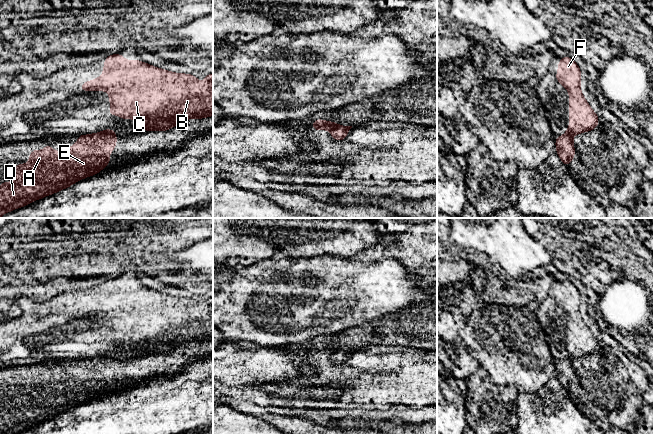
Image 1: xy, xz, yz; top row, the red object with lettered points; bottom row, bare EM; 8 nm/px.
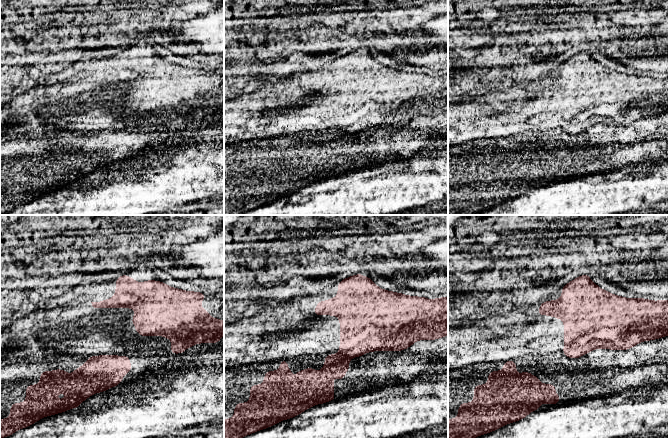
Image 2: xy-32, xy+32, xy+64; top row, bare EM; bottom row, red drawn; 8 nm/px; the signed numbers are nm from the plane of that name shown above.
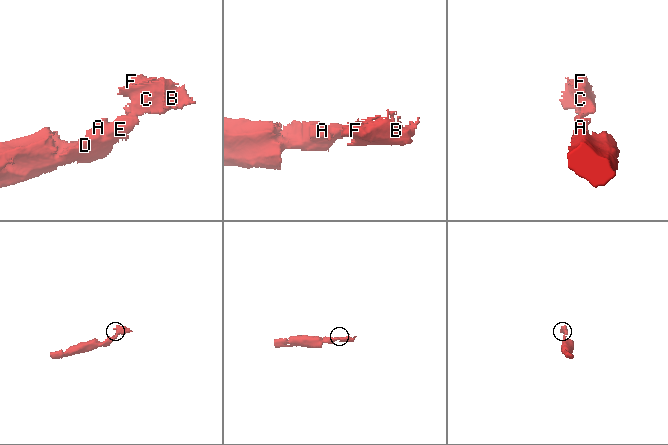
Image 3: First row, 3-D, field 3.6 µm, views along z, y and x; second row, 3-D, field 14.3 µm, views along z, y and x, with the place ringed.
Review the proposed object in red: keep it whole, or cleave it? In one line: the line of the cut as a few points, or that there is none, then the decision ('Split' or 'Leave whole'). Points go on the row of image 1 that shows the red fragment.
Split along xy (101, 132), (116, 136). Split

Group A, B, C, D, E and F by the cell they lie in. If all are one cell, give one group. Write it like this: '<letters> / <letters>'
A D E / B C F

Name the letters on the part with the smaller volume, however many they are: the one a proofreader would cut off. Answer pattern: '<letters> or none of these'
B, C, F

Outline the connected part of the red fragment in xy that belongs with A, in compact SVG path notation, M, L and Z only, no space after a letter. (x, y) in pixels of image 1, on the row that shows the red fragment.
M93 133L79 135L78 141L59 154L48 143L44 150L32 150L28 164L15 165L15 181L0 185L0 217L12 210L24 207L35 200L70 187L81 179L98 174L110 161L110 152L115 149L116 135Z

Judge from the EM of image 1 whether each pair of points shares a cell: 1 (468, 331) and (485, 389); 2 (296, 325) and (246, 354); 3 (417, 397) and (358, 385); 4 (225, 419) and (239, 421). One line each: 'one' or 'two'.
1: two
2: two
3: one
4: one

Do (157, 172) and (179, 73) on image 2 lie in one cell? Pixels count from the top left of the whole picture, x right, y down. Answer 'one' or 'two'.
two

